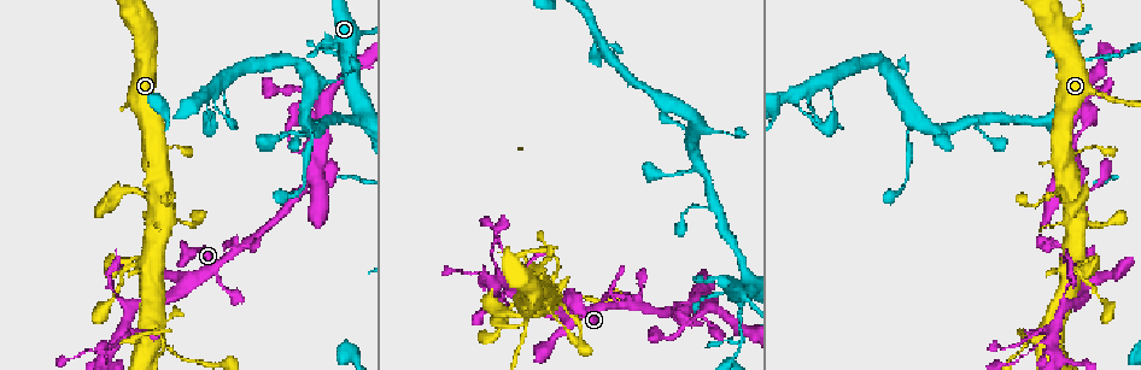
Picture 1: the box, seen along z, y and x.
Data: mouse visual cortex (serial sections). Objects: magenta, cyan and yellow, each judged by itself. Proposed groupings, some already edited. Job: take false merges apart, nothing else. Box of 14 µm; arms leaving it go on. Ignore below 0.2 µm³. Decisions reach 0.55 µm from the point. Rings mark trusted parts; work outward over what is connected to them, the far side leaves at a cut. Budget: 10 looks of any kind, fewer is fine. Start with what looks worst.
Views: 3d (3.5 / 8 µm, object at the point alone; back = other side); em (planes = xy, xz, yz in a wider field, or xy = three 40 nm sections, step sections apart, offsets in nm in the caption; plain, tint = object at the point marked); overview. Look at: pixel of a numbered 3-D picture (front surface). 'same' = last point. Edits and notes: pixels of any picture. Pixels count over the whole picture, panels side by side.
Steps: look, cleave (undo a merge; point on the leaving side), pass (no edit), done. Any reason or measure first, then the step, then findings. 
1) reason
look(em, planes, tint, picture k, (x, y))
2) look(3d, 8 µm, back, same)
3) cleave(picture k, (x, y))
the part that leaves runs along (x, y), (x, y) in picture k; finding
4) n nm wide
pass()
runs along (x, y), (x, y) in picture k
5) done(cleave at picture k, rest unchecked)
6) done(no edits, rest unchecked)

three arms meet
look(3d, 8 µm, picture 1, (741, 303))

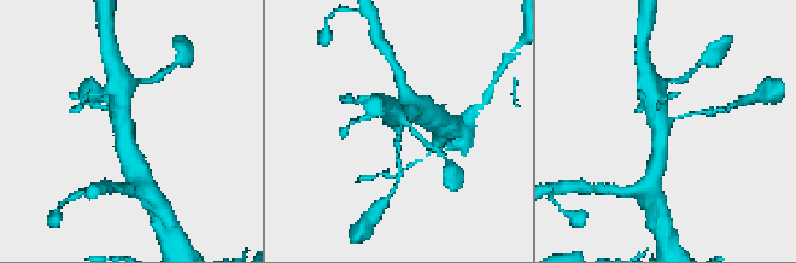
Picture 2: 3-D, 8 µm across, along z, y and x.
look(em, xy, step 1, tint, picture 2, (667, 119))

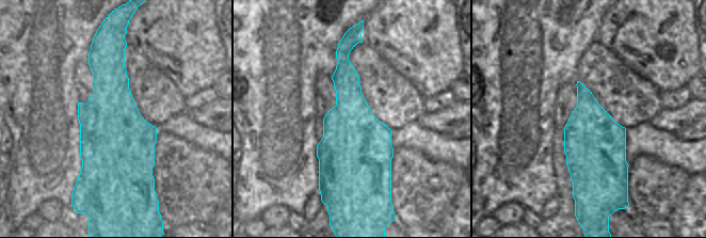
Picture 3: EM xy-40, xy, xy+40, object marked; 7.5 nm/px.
550 nm wide
pass()
runs along (120, 91), (129, 159) in picture 2; continuous, no second cell

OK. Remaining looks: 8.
three-way junction
look(3d, 3.5 µm, picture 1, (109, 357))

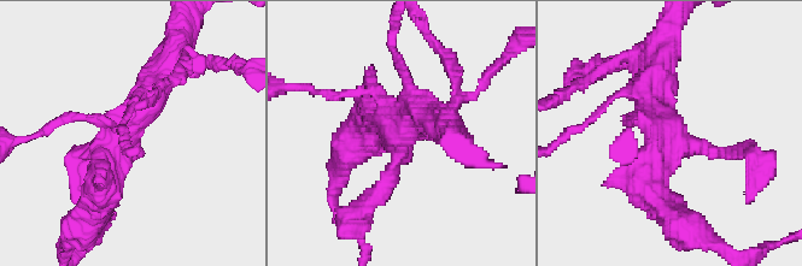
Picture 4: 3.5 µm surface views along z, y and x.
look(em, xy, step 1, tint, picture 4, (397, 131))

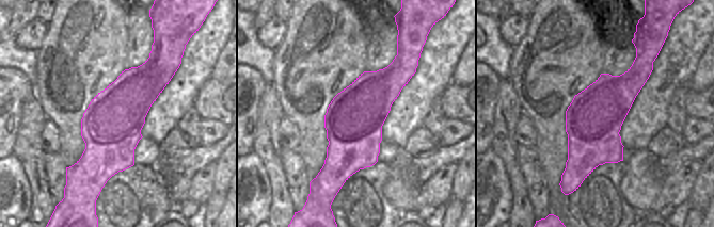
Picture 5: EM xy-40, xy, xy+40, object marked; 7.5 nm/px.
pass()
runs along (163, 70), (104, 163), (100, 182) in picture 4; one cell here

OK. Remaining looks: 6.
calibre changes
look(3d, 3.5 µm, picture 1, (540, 310))

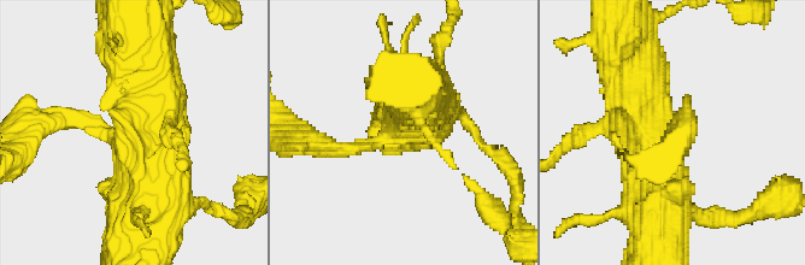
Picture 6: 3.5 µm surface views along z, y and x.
need the tissue
look(em, xy, step 2, plain, picture 6, (401, 127))

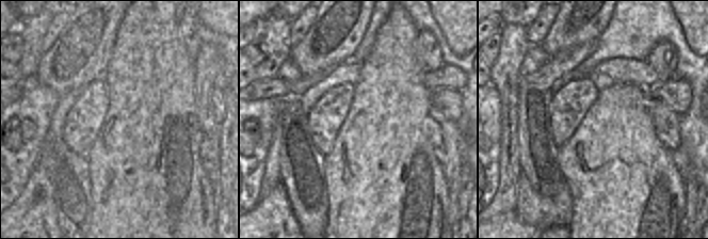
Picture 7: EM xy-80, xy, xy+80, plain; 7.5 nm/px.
where the object lies
look(em, xy, step 2, tint, same)

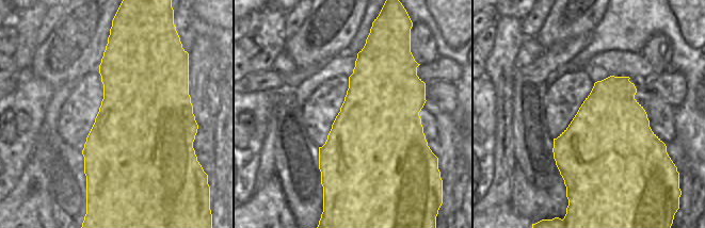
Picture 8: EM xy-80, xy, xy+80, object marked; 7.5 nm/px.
pass()
runs along (628, 64), (653, 141), (659, 219) in picture 6; all the same cell

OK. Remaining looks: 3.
sudden change in width
look(3d, 3.5 µm, picture 1, (142, 263))

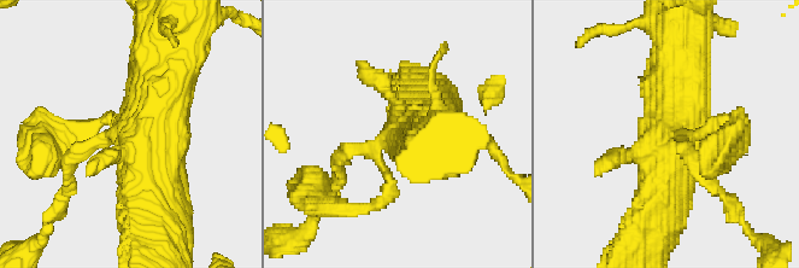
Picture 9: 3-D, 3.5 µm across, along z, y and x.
shape alone is not enough
look(em, xy, step 2, tint, picture 9, (125, 134))

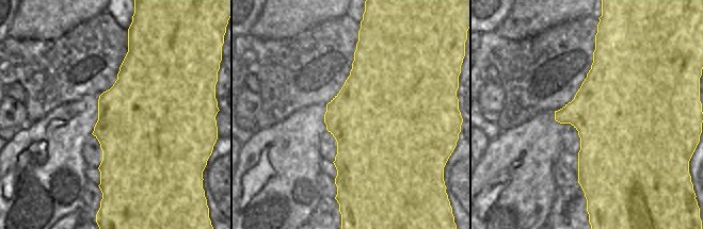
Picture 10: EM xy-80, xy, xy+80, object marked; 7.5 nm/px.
pass()
runs along (681, 51), (673, 174), (659, 214) in picture 9; all the same cell

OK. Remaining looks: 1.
done(no edits, rest unchecked)

